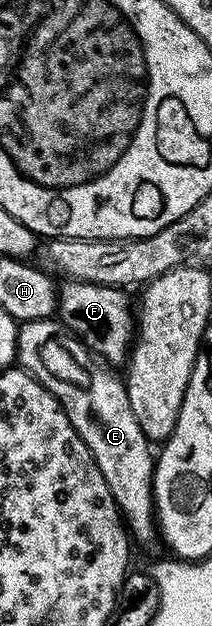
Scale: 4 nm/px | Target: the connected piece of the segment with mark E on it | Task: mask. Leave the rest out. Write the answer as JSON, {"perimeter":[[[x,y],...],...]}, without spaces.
{"perimeter":[[[52,317],[26,321],[17,328],[16,355],[25,373],[60,398],[70,423],[90,447],[129,534],[144,545],[157,540],[156,500],[152,497],[154,449],[142,427],[138,427],[138,419],[134,419],[128,387],[121,374],[119,377],[119,372],[97,360],[63,321]]]}

